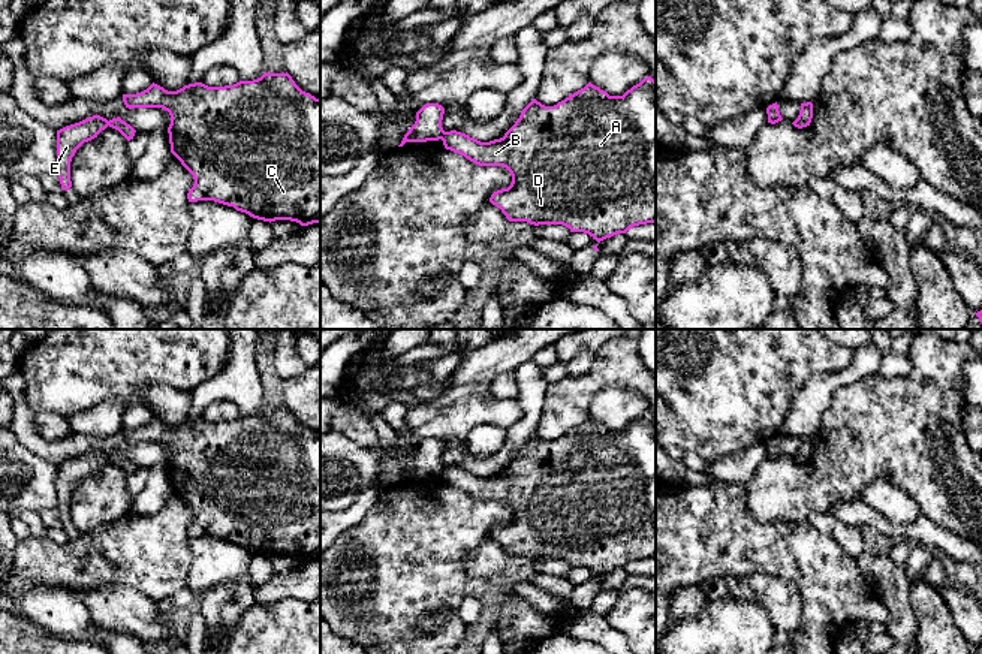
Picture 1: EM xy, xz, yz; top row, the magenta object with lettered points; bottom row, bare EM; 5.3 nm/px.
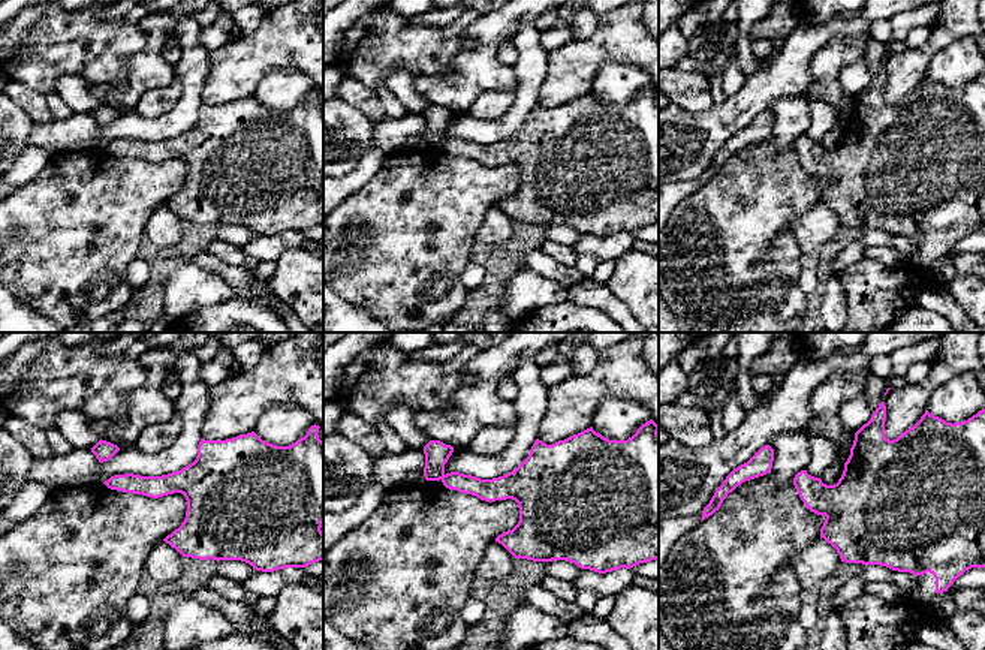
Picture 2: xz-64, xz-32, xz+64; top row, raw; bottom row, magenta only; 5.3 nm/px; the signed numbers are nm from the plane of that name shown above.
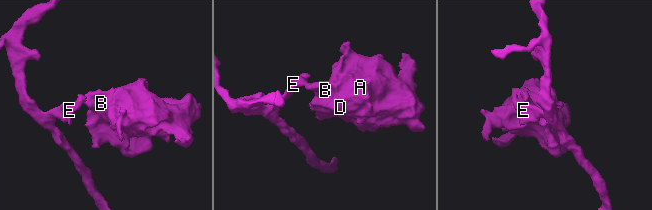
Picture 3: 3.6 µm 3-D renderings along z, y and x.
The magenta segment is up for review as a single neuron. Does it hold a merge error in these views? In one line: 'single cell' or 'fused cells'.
fused cells

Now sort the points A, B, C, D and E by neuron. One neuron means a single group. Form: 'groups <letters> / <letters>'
groups A B C D / E

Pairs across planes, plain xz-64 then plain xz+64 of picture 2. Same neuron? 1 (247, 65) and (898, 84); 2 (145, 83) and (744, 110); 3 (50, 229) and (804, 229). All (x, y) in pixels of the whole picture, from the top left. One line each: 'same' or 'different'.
1: same
2: same
3: different

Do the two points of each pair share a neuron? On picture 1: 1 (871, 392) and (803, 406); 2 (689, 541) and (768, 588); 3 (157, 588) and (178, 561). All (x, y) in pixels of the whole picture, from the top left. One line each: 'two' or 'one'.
1: two
2: two
3: one

